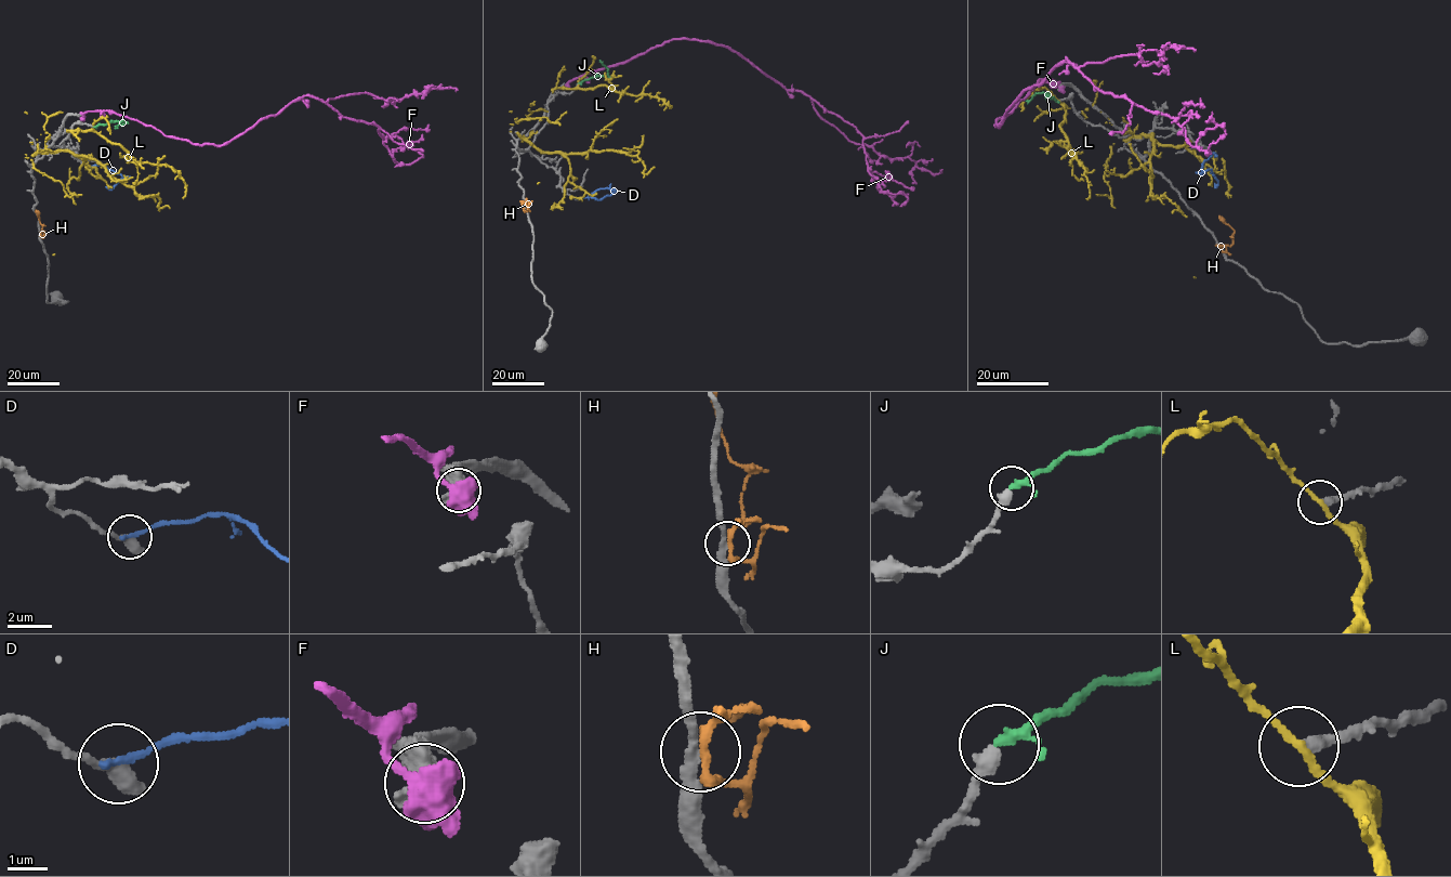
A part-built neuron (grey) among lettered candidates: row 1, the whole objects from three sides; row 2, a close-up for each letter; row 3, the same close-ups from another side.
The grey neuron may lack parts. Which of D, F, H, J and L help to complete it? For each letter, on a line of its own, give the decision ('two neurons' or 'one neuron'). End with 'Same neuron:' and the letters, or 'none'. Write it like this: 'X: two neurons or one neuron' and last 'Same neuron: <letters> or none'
D: two neurons
F: two neurons
H: two neurons
J: one neuron
L: two neurons
Same neuron: J

